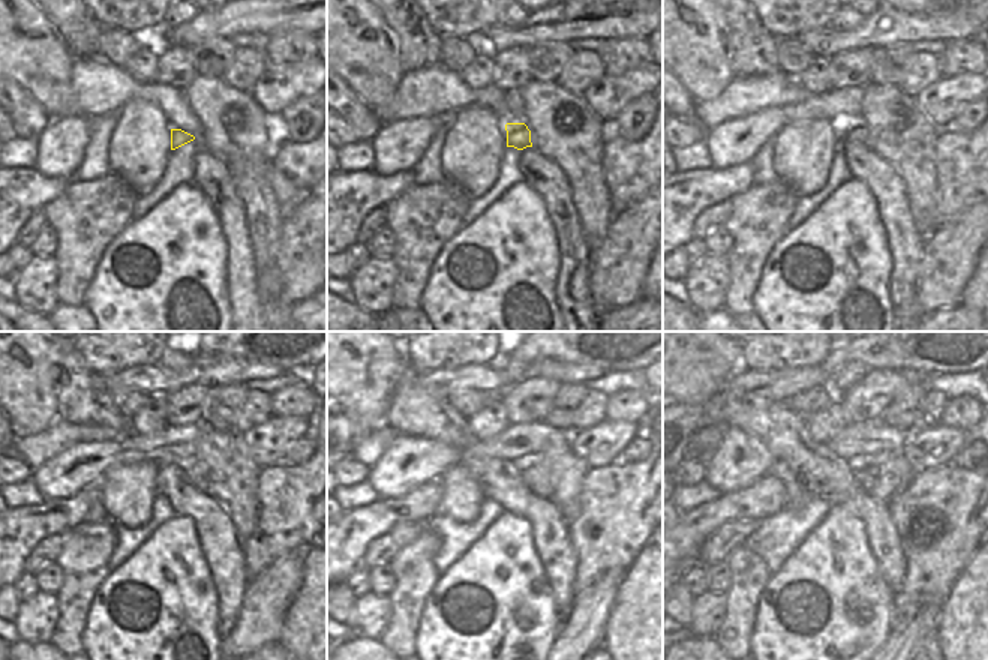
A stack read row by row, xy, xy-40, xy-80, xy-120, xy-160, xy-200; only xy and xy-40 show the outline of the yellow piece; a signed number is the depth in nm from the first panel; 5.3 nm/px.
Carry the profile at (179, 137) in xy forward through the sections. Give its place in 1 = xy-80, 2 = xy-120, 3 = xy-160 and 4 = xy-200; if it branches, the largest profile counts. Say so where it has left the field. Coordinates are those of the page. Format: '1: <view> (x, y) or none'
1: xy-80 (856, 131)
2: xy-120 (195, 471)
3: xy-160 (535, 474)
4: xy-200 (877, 479)

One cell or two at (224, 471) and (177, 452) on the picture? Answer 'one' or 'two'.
two

